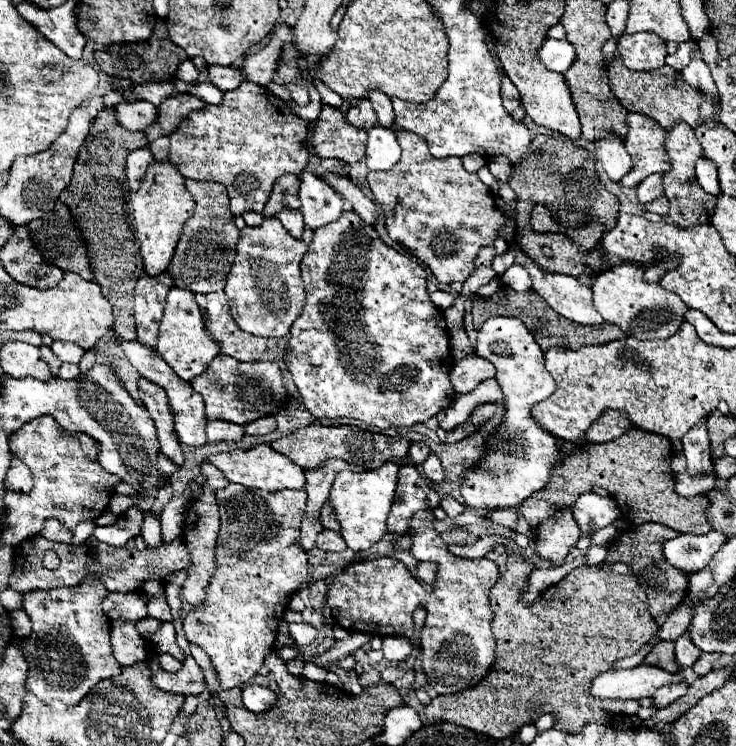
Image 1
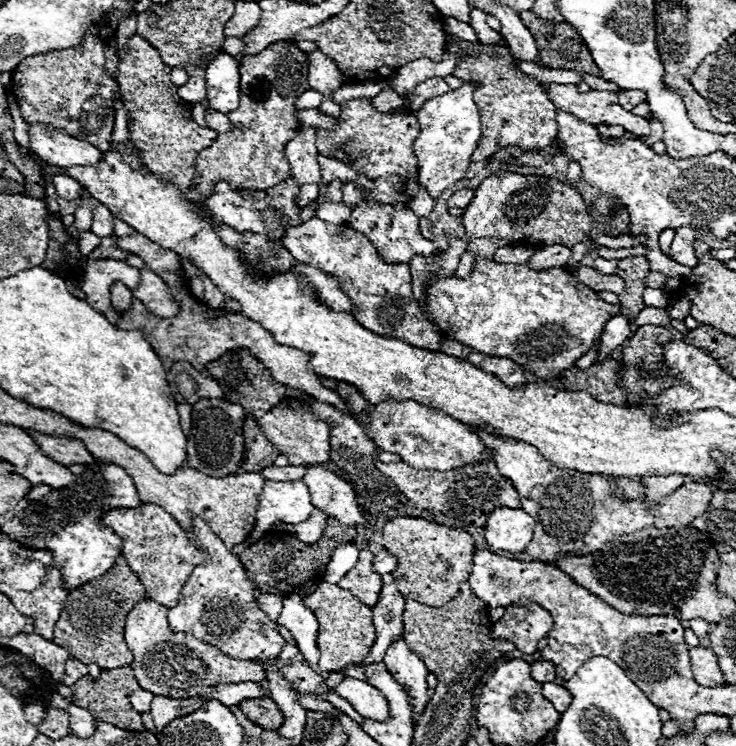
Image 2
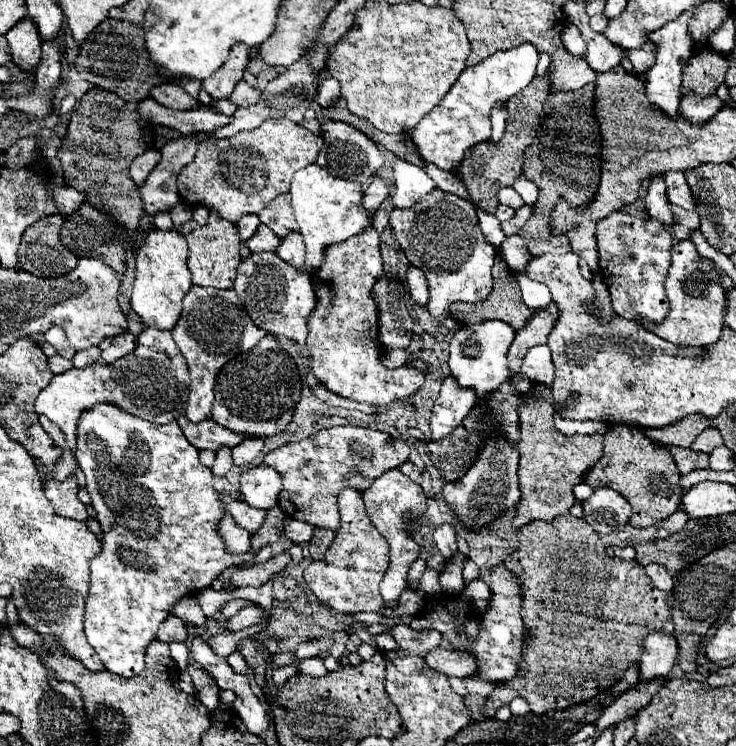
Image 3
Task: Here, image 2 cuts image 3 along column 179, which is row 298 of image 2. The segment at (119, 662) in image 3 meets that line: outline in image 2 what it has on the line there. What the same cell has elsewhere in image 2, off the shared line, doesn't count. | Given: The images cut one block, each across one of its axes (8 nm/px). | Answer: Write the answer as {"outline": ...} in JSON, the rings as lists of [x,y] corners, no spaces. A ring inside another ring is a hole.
{"outline":[[[482,256],[474,260],[468,278],[432,280],[426,304],[434,324],[450,338],[486,356],[510,358],[546,382],[584,356],[604,334],[606,322],[620,312],[618,304],[600,300],[566,270],[536,272],[526,264],[498,264]]]}

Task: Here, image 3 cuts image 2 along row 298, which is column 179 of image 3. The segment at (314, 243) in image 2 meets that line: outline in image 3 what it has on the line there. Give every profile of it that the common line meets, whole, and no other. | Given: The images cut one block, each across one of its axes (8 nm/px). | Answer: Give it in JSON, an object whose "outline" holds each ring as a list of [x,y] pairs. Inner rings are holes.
{"outline":[[[146,328],[136,342],[132,354],[120,358],[114,364],[90,364],[82,370],[70,368],[64,374],[56,374],[50,384],[36,398],[36,412],[44,414],[48,420],[58,424],[66,434],[66,444],[76,450],[76,426],[84,410],[100,402],[110,402],[128,414],[144,418],[156,424],[168,424],[178,416],[186,414],[190,376],[186,370],[186,360],[182,358],[178,346],[168,330]]]}

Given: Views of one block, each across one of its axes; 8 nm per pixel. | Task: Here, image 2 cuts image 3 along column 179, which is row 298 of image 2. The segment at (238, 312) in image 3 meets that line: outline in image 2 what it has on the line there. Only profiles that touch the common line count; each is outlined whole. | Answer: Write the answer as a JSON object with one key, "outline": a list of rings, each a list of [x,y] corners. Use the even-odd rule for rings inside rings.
{"outline":[[[296,264],[292,270],[298,272],[298,274],[302,274],[308,282],[314,284],[318,298],[320,298],[328,308],[338,310],[338,312],[348,312],[348,314],[352,314],[352,304],[350,304],[350,300],[346,298],[346,294],[340,290],[340,284],[338,284],[332,276],[316,270],[314,266],[304,266],[304,264]]]}

